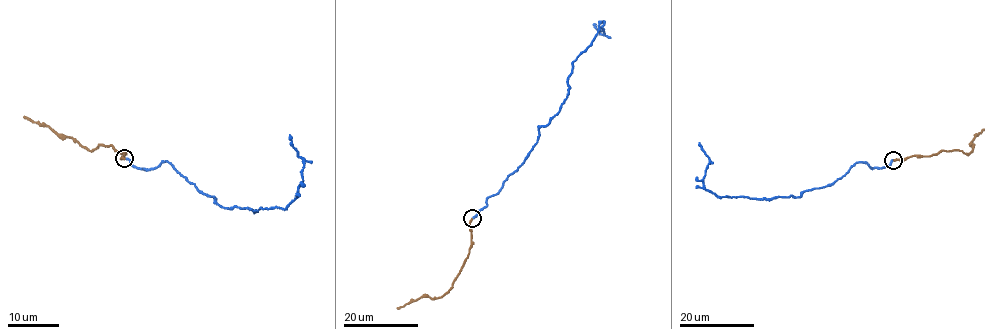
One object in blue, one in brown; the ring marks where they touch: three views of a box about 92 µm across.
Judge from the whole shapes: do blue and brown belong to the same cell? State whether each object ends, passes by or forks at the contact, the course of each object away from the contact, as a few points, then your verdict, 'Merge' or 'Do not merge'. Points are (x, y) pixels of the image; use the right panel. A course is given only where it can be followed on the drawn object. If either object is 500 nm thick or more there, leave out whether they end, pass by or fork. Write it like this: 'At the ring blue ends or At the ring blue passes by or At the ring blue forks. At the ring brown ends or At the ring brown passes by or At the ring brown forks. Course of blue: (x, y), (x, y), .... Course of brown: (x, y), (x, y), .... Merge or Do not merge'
At the ring blue ends. At the ring brown ends. Course of blue: (893, 160), (881, 168), (857, 162), (831, 184), (798, 197), (720, 197), (703, 184), (709, 160), (699, 142). Course of brown: (893, 160), (932, 156), (944, 150), (962, 150), (967, 154), (973, 148), (973, 139), (983, 129). Merge

